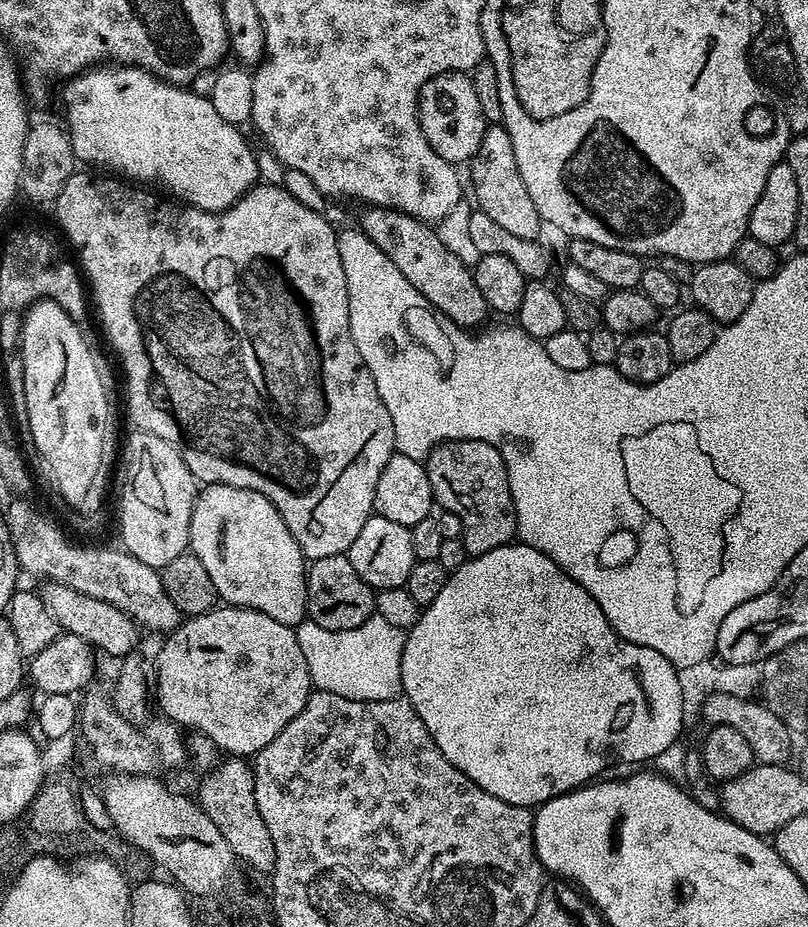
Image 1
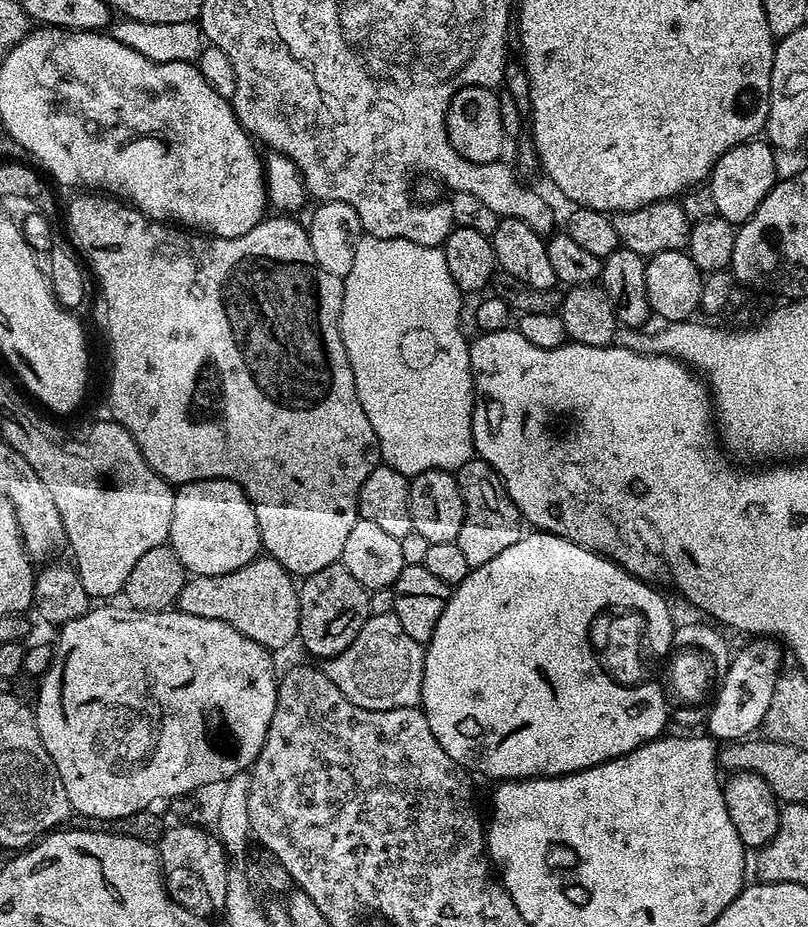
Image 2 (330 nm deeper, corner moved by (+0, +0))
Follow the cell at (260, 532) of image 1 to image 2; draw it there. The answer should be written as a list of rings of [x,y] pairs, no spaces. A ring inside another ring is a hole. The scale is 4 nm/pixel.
[[[194,480],[190,484],[179,485],[174,492],[174,514],[170,518],[170,534],[167,543],[174,550],[174,554],[178,554],[178,558],[182,562],[182,566],[191,573],[192,576],[217,576],[218,574],[230,574],[230,570],[238,570],[242,566],[246,566],[257,556],[261,555],[260,547],[260,531],[258,530],[258,518],[254,514],[252,504],[248,501],[246,493],[238,487],[234,482],[229,480]]]

